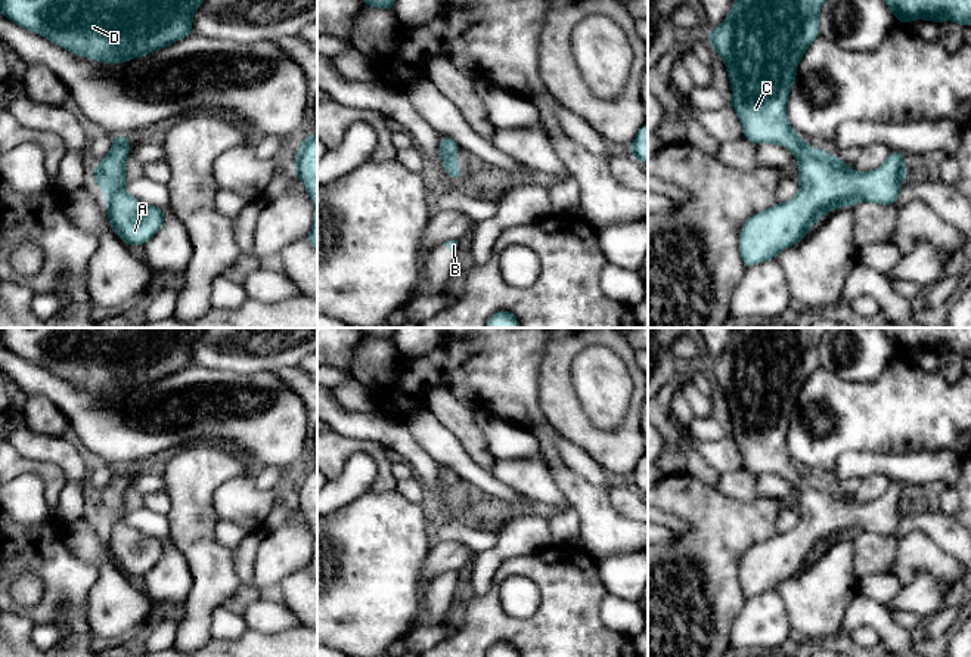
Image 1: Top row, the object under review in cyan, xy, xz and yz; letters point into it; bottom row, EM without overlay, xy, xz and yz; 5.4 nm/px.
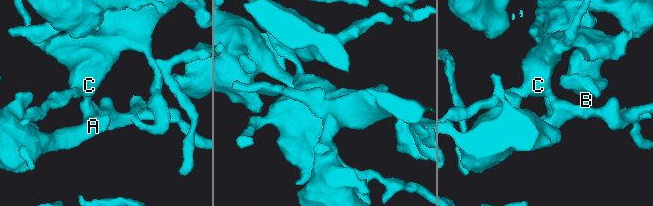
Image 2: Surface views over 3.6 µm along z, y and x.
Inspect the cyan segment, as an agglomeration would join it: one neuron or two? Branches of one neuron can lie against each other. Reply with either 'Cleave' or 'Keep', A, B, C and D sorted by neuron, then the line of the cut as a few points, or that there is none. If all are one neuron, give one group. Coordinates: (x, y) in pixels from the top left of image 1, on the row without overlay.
Keep. Groups: A B C D. No split

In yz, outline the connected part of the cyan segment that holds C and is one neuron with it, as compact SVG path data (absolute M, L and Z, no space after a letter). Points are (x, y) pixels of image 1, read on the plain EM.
M741 328L733 332L725 351L705 366L710 376L722 387L726 396L732 418L729 434L741 452L744 469L753 474L776 474L785 477L798 492L797 511L800 512L800 523L791 532L785 534L776 533L769 540L751 546L744 554L739 563L739 583L745 598L775 589L782 580L798 574L809 560L834 539L851 537L860 532L896 536L900 517L909 502L909 498L903 492L902 481L891 481L887 492L874 502L853 502L850 495L843 493L838 487L807 475L788 453L785 438L789 430L791 415L797 409L797 396L812 372L820 366L818 345L826 329L828 328Z

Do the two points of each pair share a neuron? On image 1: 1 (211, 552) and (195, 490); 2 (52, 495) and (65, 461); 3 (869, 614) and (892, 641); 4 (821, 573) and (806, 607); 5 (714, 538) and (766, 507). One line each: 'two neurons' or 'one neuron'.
1: one neuron
2: two neurons
3: one neuron
4: one neuron
5: one neuron

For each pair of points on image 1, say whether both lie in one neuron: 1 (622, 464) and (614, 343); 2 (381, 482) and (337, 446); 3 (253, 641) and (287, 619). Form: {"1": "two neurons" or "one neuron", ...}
{"1": "one neuron", "2": "one neuron", "3": "two neurons"}

